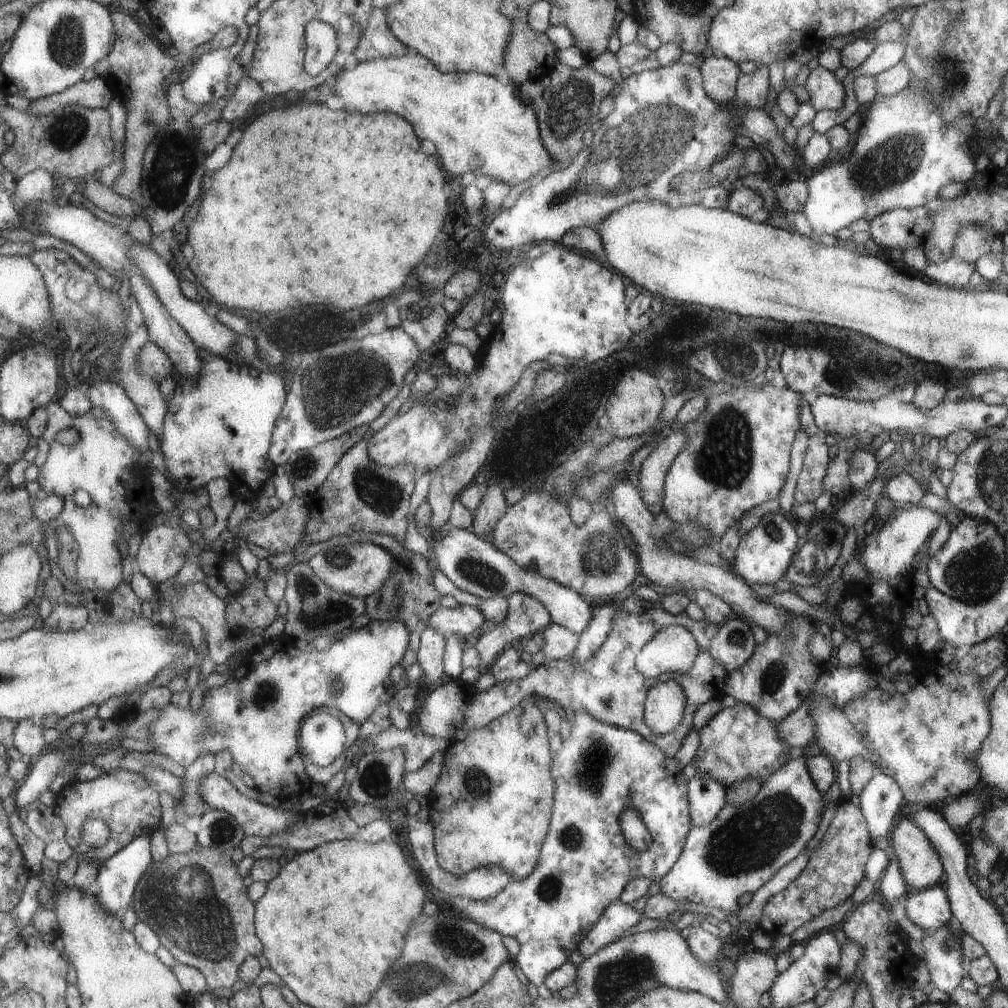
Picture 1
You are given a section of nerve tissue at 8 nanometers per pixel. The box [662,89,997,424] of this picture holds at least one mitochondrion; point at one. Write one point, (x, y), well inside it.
(897, 159)

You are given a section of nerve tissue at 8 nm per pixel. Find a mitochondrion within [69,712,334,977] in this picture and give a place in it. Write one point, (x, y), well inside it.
(182, 901)

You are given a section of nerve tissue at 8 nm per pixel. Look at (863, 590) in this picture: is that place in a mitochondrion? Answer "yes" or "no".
no

